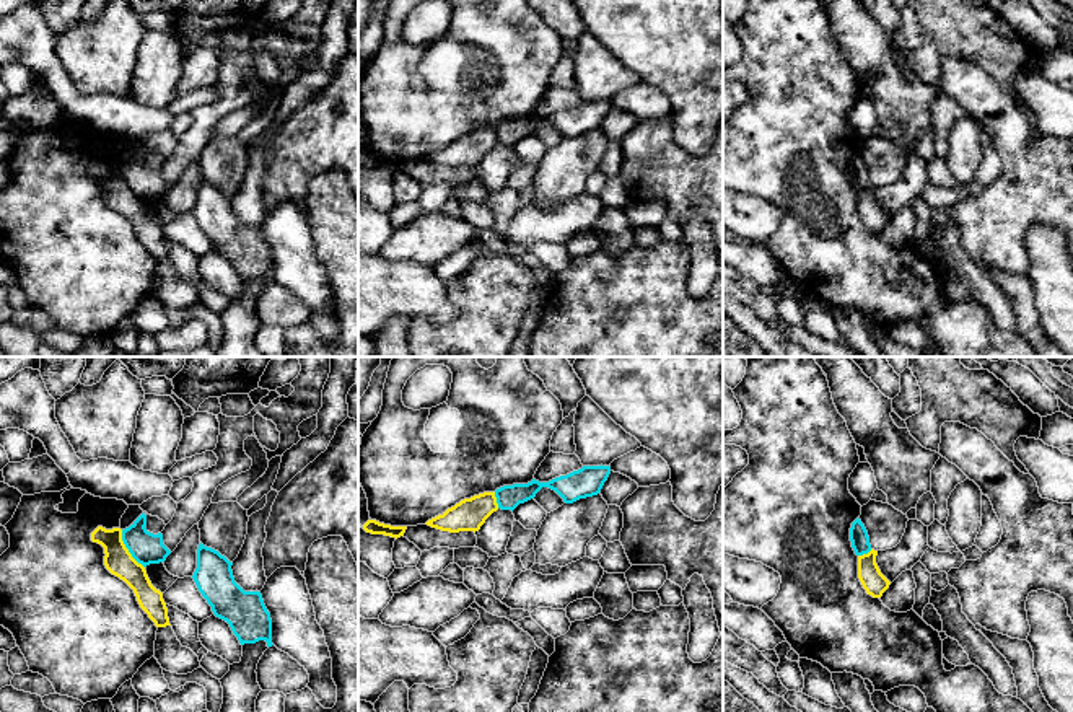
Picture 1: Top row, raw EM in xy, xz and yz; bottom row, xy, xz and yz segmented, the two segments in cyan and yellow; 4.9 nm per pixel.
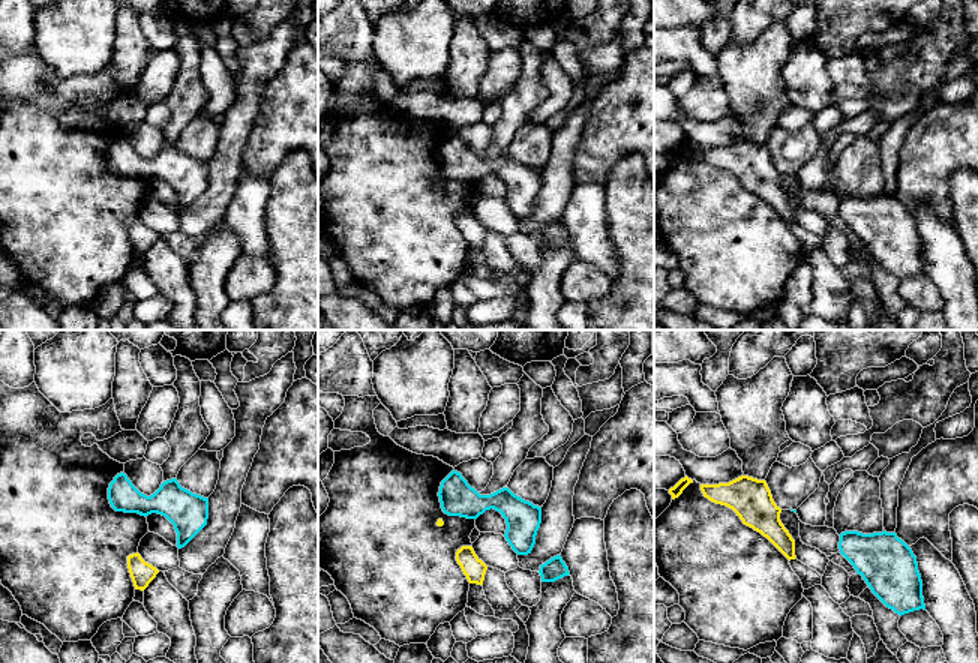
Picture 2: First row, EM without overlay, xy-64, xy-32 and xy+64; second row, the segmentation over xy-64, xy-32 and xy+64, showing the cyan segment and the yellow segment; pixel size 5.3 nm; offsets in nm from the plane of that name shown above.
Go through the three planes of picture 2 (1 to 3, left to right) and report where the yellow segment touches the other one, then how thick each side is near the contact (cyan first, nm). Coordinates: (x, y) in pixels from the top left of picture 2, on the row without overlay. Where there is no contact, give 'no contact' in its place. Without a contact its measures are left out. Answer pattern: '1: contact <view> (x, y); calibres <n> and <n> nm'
1: no contact
2: no contact
3: no contact

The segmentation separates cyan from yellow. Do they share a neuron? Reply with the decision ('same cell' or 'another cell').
another cell

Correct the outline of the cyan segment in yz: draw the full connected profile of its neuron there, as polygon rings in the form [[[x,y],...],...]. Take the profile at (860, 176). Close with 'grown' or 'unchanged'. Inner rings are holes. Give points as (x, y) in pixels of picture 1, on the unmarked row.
[[[856,153],[852,158],[850,176],[852,176],[852,182],[853,182],[856,191],[863,191],[863,189],[868,189],[871,186],[868,166],[860,153]]]; unchanged

